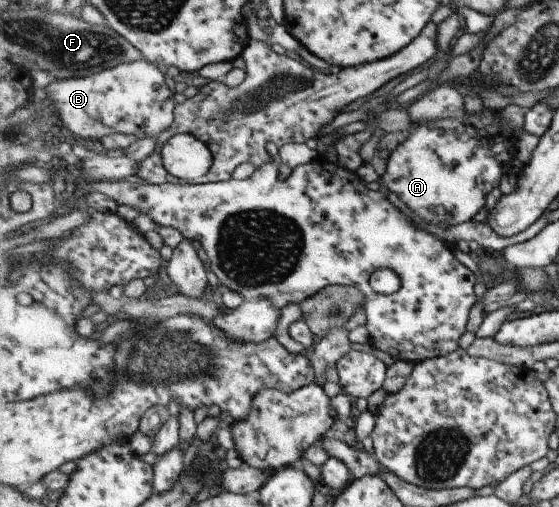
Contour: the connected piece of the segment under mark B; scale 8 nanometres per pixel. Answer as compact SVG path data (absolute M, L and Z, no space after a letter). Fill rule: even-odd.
M148 60L122 63L85 78L56 79L45 89L54 102L63 127L86 139L100 141L102 137L116 133L133 135L138 141L154 139L169 130L176 118L176 111L164 111L164 101L168 101L172 93L162 69Z

